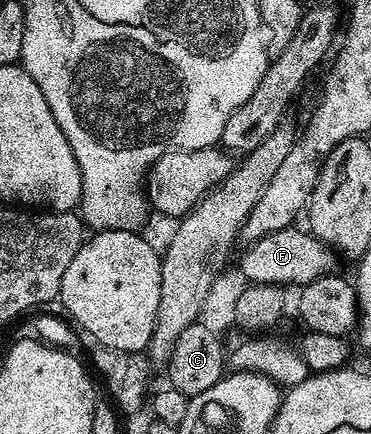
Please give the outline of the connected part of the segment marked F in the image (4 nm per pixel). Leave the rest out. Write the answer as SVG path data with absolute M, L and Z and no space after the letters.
M297 226L284 228L275 234L267 234L263 238L252 241L246 248L249 249L241 256L241 272L246 276L244 279L251 284L304 286L334 271L333 249L308 231L300 232Z

